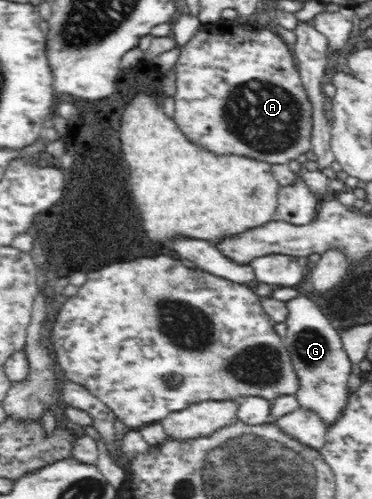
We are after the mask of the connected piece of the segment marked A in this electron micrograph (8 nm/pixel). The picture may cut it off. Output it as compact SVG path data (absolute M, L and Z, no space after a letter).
M224 19L213 24L203 24L197 33L181 46L175 63L177 91L175 91L175 115L177 127L187 139L215 155L240 155L258 162L287 164L291 159L312 150L313 119L312 102L305 91L300 73L295 71L294 55L271 29L255 31L251 24Z

